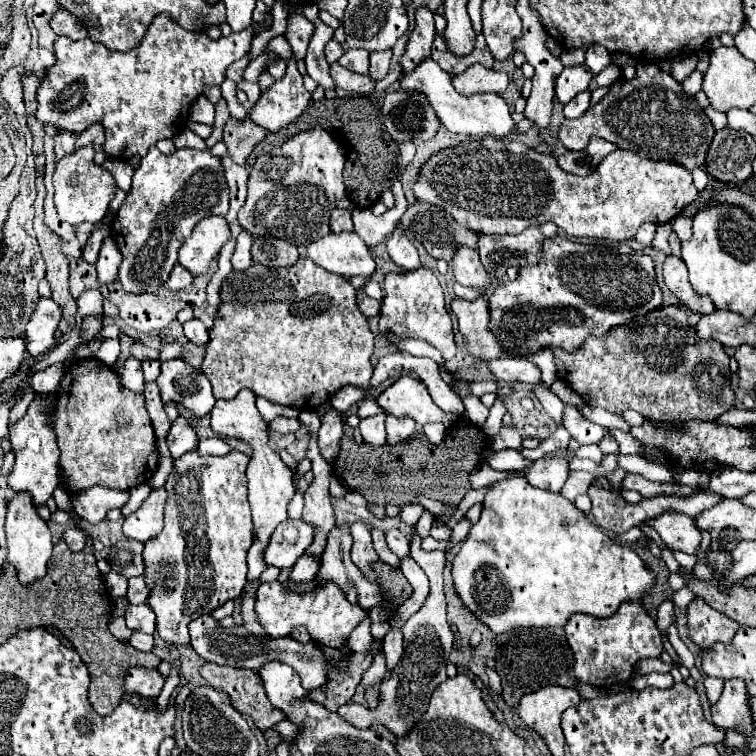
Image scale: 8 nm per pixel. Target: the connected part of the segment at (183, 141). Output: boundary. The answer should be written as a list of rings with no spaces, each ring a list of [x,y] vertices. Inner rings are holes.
[[[183,130],[181,134],[177,134],[177,136],[173,138],[173,142],[175,142],[177,148],[179,148],[179,146],[191,146],[191,148],[197,148],[197,150],[205,150],[205,148],[207,148],[205,140],[199,138],[197,134],[193,134],[191,130]]]

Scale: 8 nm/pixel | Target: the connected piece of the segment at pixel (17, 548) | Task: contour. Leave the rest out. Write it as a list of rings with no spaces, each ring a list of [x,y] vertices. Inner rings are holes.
[[[21,492],[15,494],[7,506],[7,520],[5,520],[5,534],[7,534],[7,560],[15,566],[17,578],[23,586],[29,586],[33,580],[39,580],[47,574],[47,562],[51,558],[51,532],[45,520],[37,516],[37,508],[31,502],[31,496]]]

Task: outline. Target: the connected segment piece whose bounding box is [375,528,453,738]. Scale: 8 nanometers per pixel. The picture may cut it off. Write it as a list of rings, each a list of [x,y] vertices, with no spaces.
[[[411,528],[411,554],[413,560],[421,566],[421,570],[429,578],[429,596],[425,604],[405,622],[401,628],[403,632],[403,656],[399,664],[391,670],[391,676],[381,682],[379,686],[379,706],[375,708],[379,722],[395,736],[405,736],[411,732],[411,728],[423,718],[429,706],[429,698],[433,690],[447,678],[447,662],[453,646],[453,632],[447,624],[447,602],[443,594],[443,568],[445,568],[445,552],[433,550],[427,552],[421,548],[421,538],[415,528]]]

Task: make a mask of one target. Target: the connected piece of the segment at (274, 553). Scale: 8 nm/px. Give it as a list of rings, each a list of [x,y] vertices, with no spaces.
[[[285,520],[275,528],[263,552],[267,566],[293,568],[295,560],[313,542],[313,526],[303,520]]]

